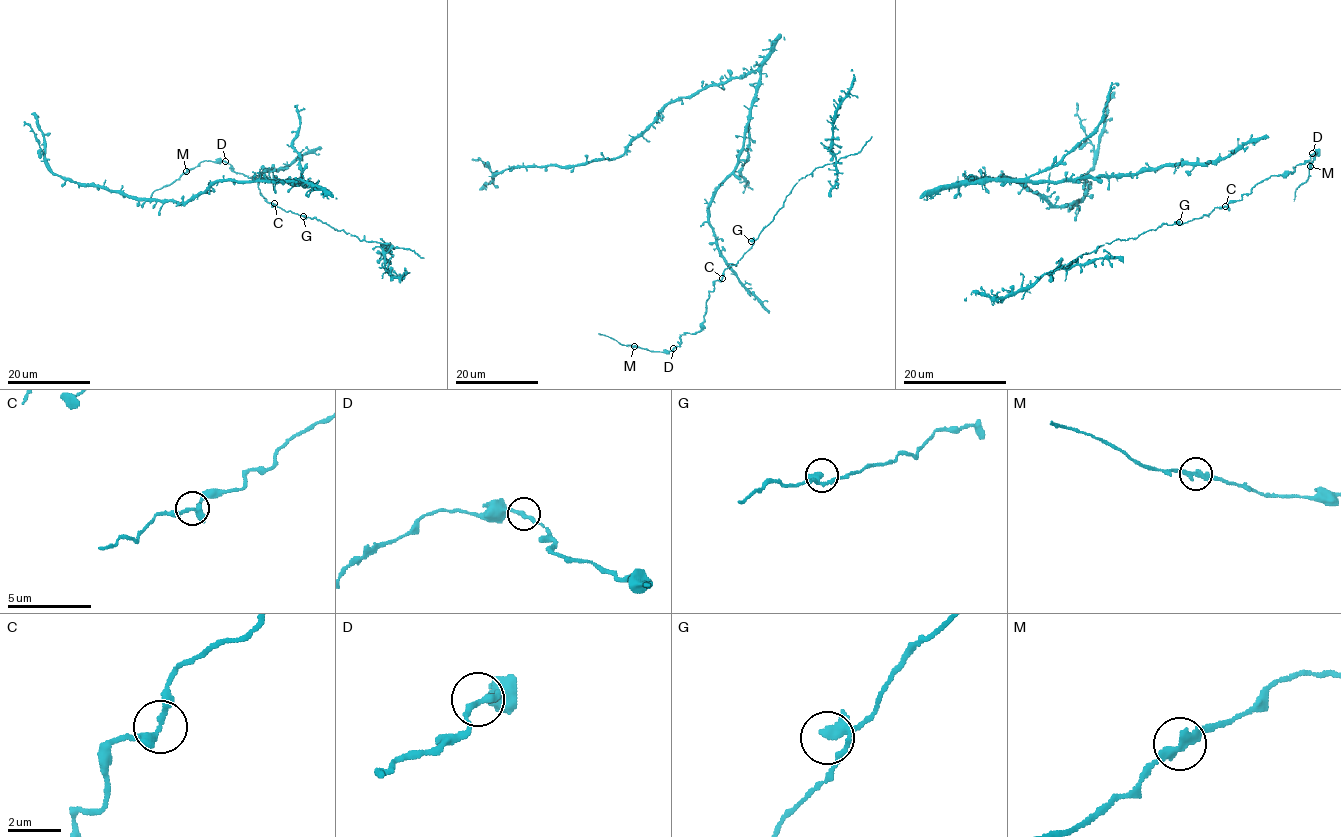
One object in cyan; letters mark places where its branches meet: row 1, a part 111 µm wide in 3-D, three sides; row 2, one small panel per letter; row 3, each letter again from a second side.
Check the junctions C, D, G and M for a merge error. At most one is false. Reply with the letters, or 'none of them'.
none of them

